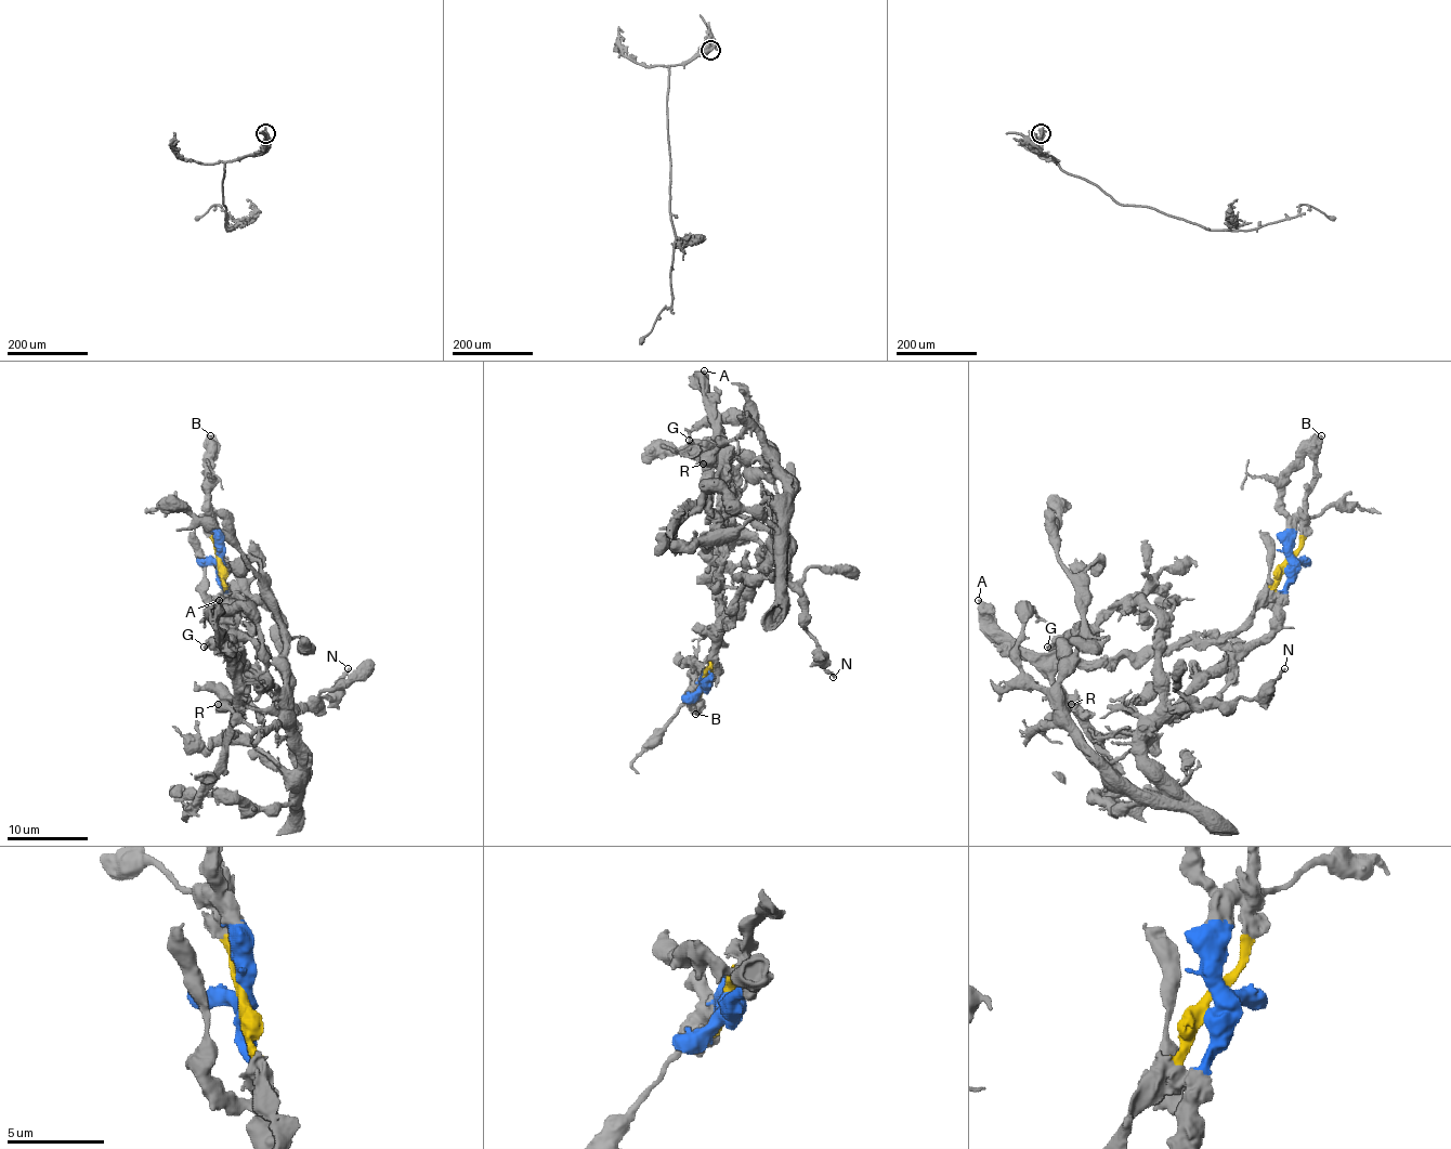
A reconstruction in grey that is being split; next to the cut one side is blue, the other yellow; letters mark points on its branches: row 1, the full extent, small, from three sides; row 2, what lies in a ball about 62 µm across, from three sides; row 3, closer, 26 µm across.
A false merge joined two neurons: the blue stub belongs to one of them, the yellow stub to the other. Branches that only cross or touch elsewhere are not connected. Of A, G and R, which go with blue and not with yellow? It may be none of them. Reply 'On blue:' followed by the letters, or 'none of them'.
On blue: G, R

